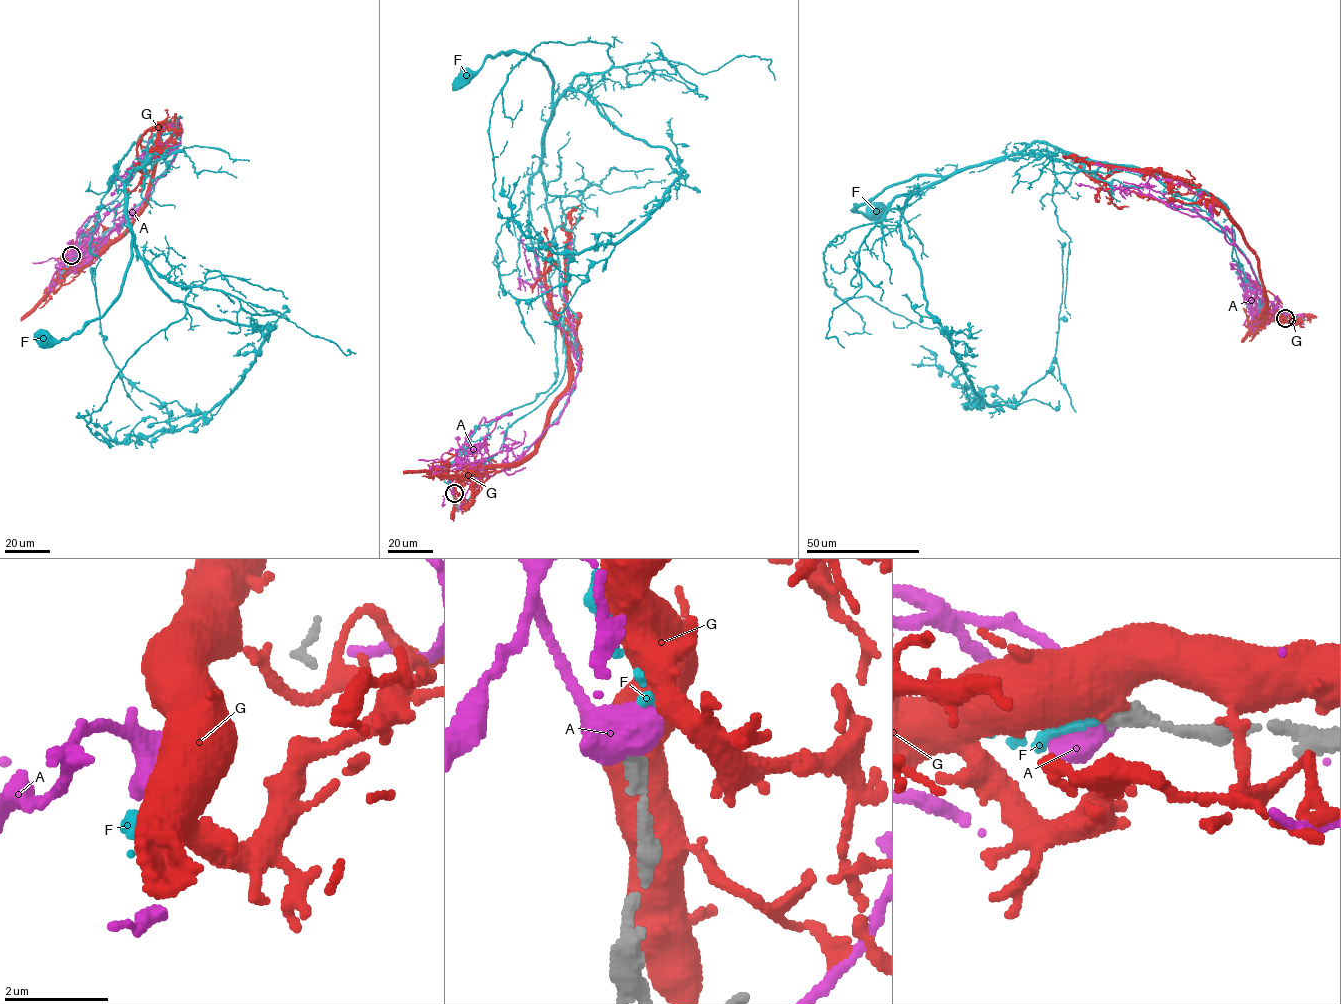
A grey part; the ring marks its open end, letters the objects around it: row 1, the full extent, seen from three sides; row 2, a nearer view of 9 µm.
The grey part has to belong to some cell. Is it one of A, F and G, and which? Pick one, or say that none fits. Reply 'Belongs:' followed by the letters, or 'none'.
Belongs: F

